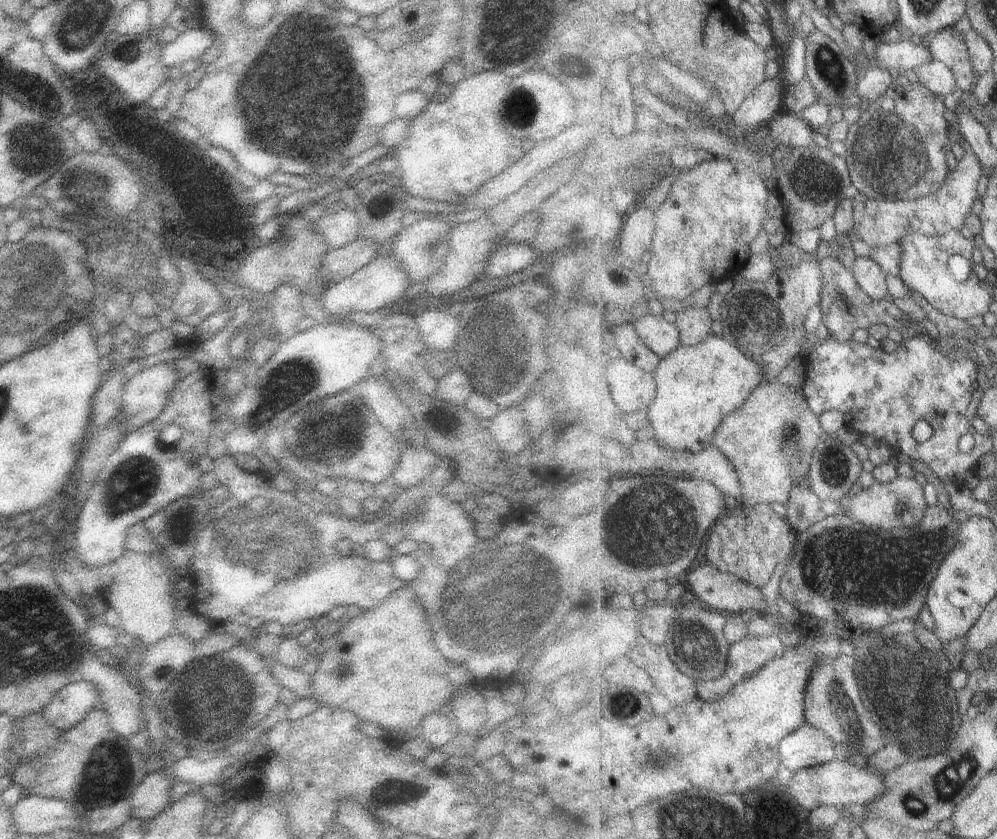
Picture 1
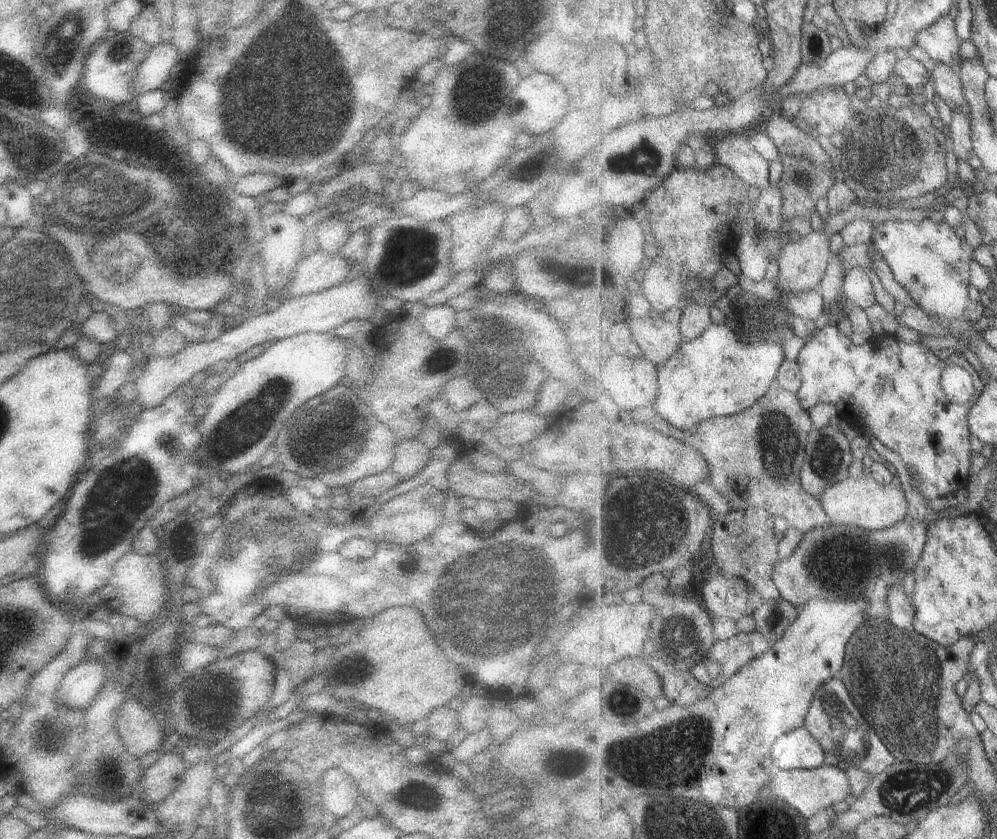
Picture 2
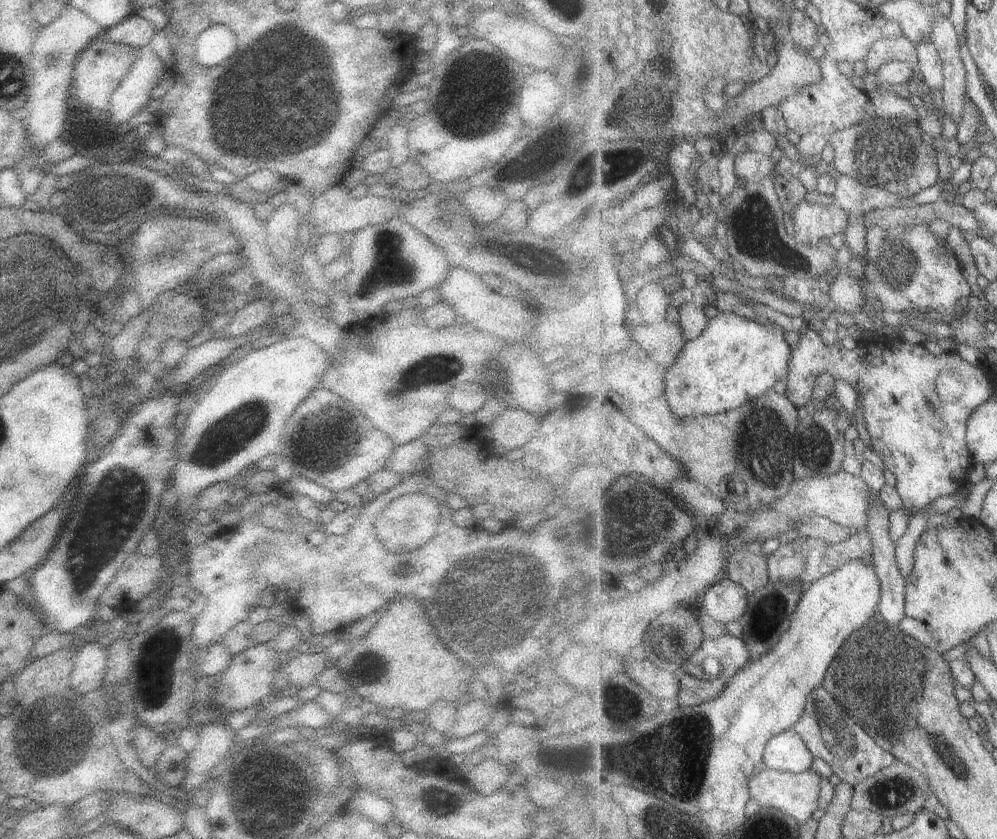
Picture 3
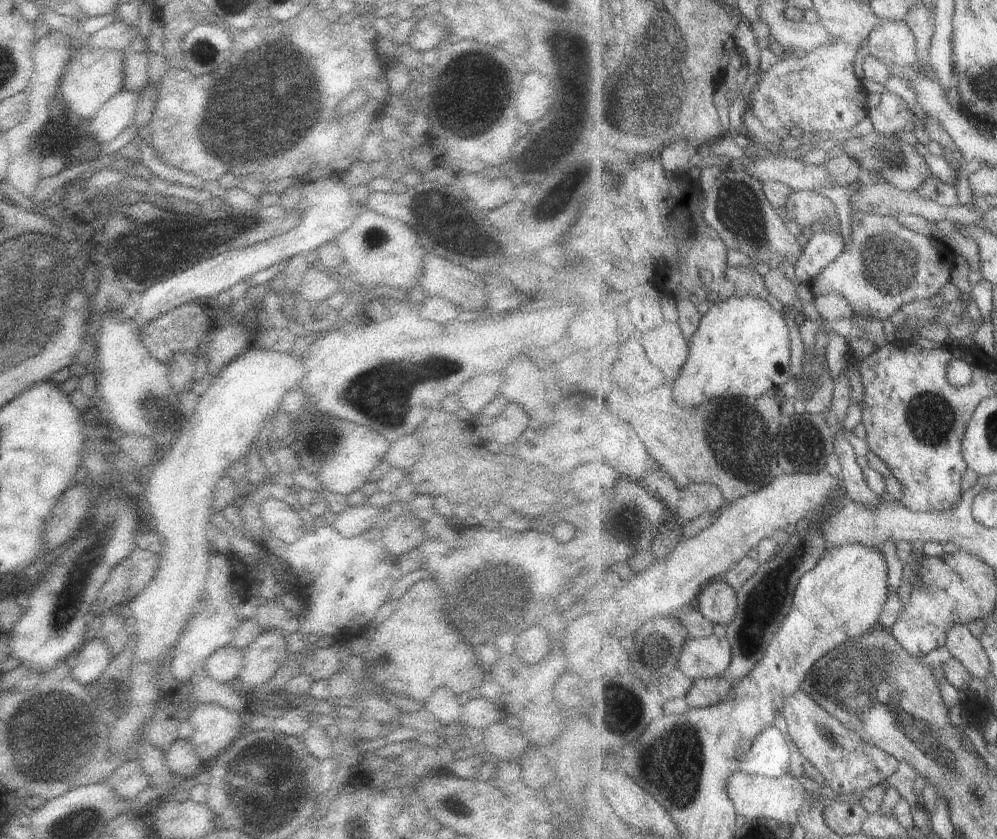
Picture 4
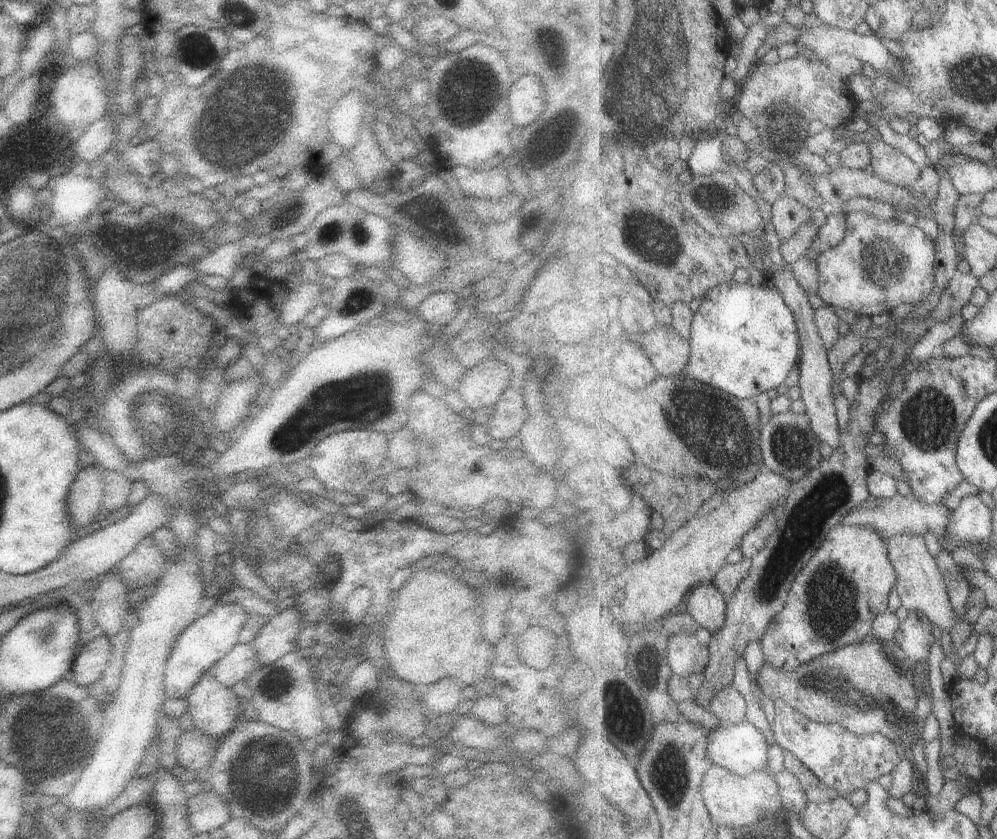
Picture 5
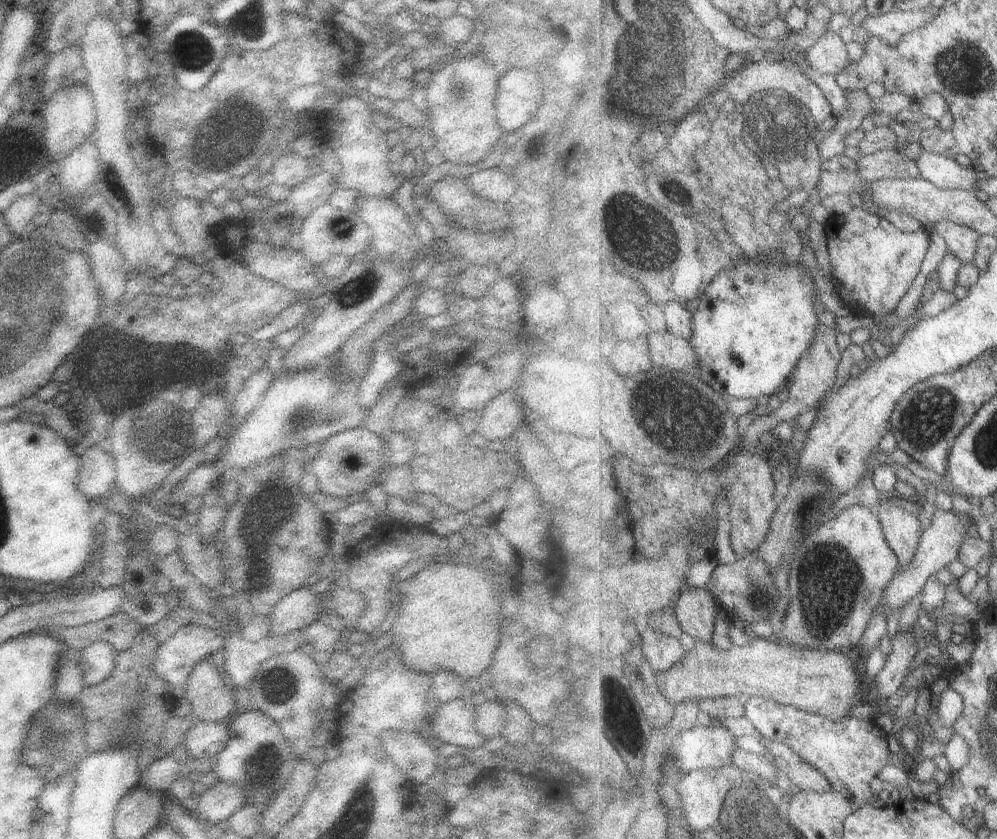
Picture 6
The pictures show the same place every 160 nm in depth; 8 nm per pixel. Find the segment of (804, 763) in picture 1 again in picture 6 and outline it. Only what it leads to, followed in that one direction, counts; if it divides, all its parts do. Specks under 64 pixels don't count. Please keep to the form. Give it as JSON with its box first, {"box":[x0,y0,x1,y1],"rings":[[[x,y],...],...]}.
{"box":[664,727,737,772],"rings":[[[694,727],[675,735],[673,745],[665,752],[664,760],[671,756],[679,772],[691,772],[701,768],[719,768],[731,765],[737,750],[735,736],[723,727]]]}

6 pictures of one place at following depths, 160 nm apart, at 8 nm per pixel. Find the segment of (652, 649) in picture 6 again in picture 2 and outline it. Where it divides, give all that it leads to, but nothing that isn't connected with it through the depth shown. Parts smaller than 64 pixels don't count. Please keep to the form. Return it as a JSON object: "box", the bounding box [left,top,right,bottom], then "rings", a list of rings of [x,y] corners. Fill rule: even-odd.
{"box":[691,630,772,690],"rings":[[[757,630],[750,633],[740,632],[729,640],[715,641],[708,656],[695,665],[691,672],[711,690],[716,689],[725,684],[736,672],[741,671],[746,664],[765,655],[772,646],[772,642]],[[707,659],[723,664],[723,672],[717,678],[713,678],[707,672]]]}

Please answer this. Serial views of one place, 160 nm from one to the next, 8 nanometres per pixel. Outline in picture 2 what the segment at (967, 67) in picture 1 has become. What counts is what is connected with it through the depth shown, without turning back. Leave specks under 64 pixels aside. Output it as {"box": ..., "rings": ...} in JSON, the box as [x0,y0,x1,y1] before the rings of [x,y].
{"box":[915,16,961,67],"rings":[[[949,16],[939,19],[920,32],[915,46],[924,50],[934,62],[950,67],[957,67],[960,64],[961,42],[956,31],[956,22]]]}

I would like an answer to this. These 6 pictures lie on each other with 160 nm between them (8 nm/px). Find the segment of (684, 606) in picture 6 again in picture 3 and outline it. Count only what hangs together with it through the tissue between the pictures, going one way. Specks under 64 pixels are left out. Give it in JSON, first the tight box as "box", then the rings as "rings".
{"box":[696,575,749,622],"rings":[[[724,575],[719,582],[710,586],[696,604],[697,610],[719,622],[739,621],[747,612],[749,592],[731,577]]]}

